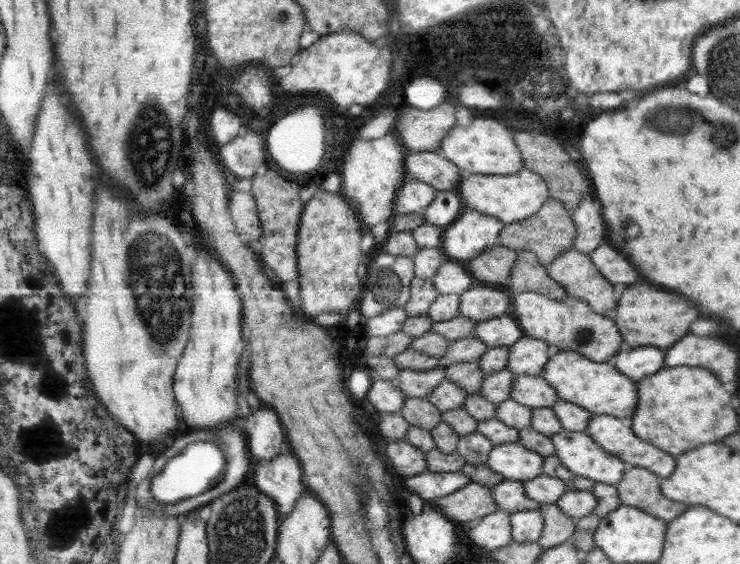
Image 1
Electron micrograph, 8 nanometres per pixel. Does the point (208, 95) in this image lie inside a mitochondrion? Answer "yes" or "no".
no

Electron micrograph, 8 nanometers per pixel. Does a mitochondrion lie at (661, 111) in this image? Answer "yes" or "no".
yes

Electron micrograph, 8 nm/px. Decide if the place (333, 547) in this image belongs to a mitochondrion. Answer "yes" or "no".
no

